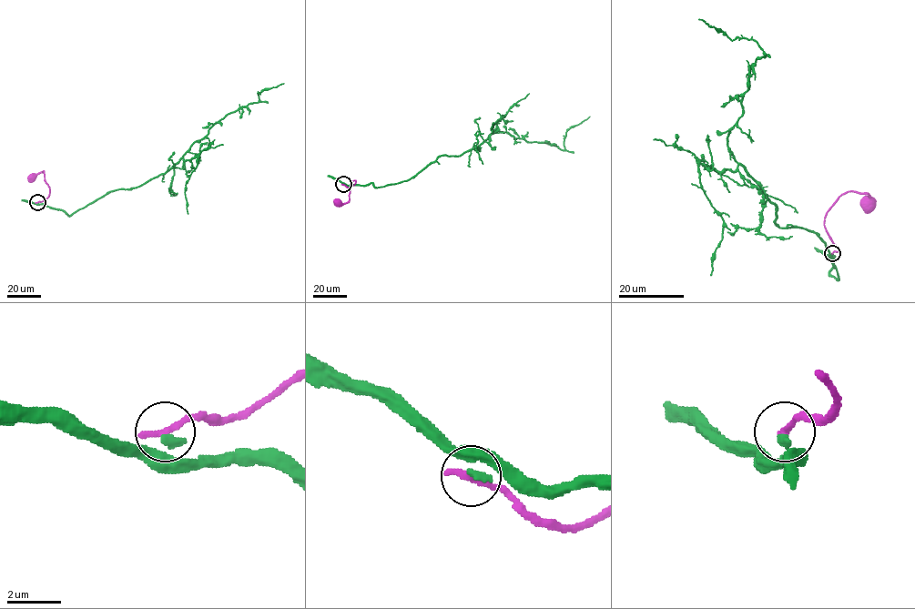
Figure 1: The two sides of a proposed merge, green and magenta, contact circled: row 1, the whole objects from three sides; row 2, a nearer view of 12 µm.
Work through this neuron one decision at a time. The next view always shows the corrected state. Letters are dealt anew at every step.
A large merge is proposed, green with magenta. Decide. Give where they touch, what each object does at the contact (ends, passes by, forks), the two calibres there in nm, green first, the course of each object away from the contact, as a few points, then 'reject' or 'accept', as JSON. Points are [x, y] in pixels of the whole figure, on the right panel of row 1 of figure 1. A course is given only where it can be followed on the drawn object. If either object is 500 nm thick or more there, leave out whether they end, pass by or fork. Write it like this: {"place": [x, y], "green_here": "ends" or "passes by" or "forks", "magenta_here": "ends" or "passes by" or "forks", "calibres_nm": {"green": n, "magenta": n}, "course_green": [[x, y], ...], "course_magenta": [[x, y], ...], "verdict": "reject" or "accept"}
{"place": [832, 253], "green_here": "ends", "magenta_here": "ends", "calibres_nm": {"green": 280, "magenta": 320}, "course_green": [[832, 253], [836, 279], [826, 244], [775, 222], [777, 207], [727, 147], [749, 68], [765, 54], [698, 19]], "course_magenta": [[832, 253], [838, 250], [825, 226], [824, 219], [828, 209], [846, 193], [856, 191], [868, 194], [868, 205]], "verdict": "reject"}

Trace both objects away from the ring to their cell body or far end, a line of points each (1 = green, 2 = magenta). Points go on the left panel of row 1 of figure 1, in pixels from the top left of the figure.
1: (37, 202), (71, 215), (109, 192), (139, 187), (168, 171), (228, 115), (257, 102), (263, 90), (283, 83)
2: (37, 202), (48, 197), (50, 188), (43, 171), (32, 177)

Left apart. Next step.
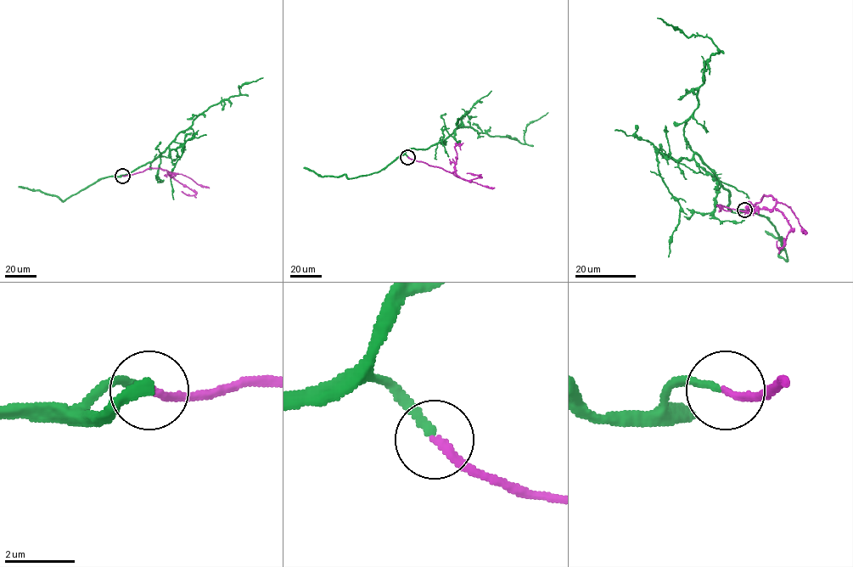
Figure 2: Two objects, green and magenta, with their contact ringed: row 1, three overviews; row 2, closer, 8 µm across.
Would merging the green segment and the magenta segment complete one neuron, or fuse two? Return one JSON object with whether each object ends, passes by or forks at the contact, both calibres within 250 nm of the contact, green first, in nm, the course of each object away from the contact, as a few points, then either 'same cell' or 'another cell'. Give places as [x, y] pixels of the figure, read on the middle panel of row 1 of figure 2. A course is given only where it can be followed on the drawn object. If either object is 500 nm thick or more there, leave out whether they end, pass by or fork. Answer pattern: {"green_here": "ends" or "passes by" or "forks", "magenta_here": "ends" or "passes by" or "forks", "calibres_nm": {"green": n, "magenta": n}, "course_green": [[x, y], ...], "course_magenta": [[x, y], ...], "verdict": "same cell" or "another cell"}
{"green_here": "ends", "magenta_here": "ends", "calibres_nm": {"green": 200, "magenta": 220}, "course_green": [[407, 156], [406, 150], [426, 149], [443, 142], [462, 126], [524, 143], [526, 126], [547, 112]], "course_magenta": [[407, 157], [454, 171], [467, 180], [480, 176], [467, 173]], "verdict": "same cell"}

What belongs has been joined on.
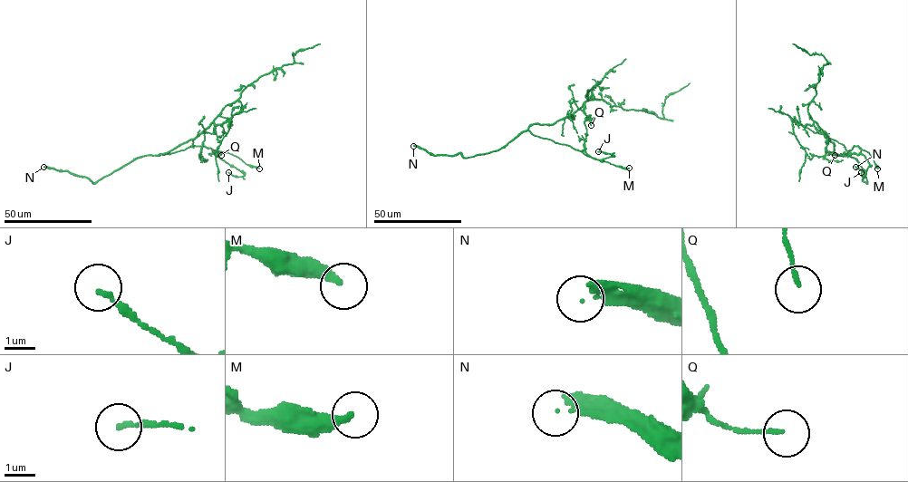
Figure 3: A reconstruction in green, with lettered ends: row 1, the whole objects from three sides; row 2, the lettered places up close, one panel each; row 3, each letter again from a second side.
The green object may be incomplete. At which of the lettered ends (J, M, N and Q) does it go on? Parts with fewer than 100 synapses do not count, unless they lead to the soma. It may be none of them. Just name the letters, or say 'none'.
N

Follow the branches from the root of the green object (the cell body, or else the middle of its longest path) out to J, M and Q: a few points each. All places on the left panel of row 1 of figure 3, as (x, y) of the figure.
J: (199, 135), (158, 155), (192, 146), (204, 146), (244, 175), (236, 177), (228, 172)
M: (199, 135), (158, 155), (192, 146), (204, 146), (232, 154), (259, 168)
Q: (199, 135), (158, 155), (192, 146), (210, 148), (216, 156), (215, 152), (221, 155)

